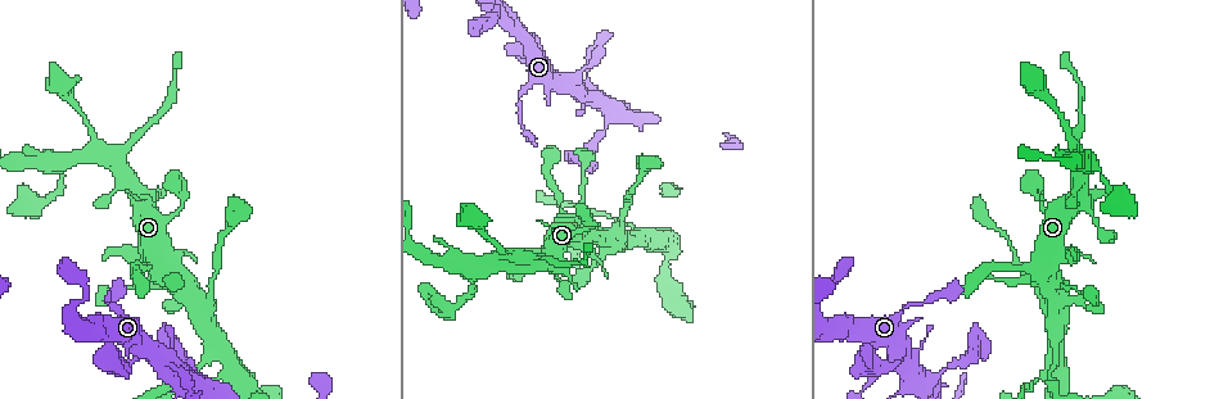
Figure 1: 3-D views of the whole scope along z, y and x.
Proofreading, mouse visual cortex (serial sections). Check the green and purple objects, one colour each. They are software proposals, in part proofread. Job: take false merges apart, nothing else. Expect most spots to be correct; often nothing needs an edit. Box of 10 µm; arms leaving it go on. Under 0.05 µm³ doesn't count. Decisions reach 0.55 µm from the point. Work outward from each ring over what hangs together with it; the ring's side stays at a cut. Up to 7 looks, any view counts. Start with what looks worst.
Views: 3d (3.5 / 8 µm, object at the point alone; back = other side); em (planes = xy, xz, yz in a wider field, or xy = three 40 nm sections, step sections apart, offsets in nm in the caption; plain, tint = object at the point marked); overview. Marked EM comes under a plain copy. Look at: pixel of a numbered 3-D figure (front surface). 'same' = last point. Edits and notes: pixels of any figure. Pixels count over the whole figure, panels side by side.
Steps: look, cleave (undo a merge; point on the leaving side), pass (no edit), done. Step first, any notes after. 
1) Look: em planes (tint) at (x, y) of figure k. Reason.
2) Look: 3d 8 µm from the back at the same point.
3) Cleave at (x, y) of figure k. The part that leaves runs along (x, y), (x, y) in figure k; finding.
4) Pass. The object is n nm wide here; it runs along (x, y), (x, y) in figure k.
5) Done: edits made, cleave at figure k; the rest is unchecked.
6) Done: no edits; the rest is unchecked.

Look: 3d 3.5 µm at (132, 143) of figure 1. Narrows sharply.

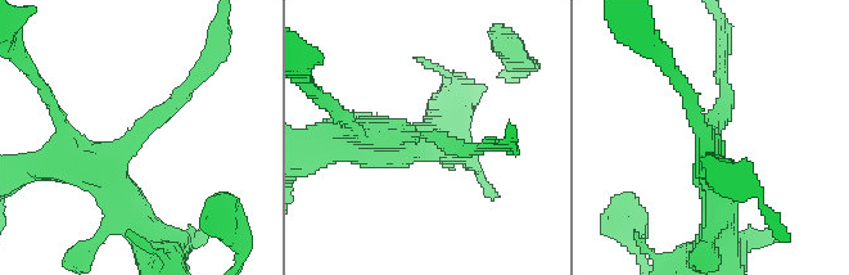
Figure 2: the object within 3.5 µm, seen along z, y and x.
Look: em xy step 1 (tint) at (424, 135) of figure 2. The arms are 200, 450 nm wide.

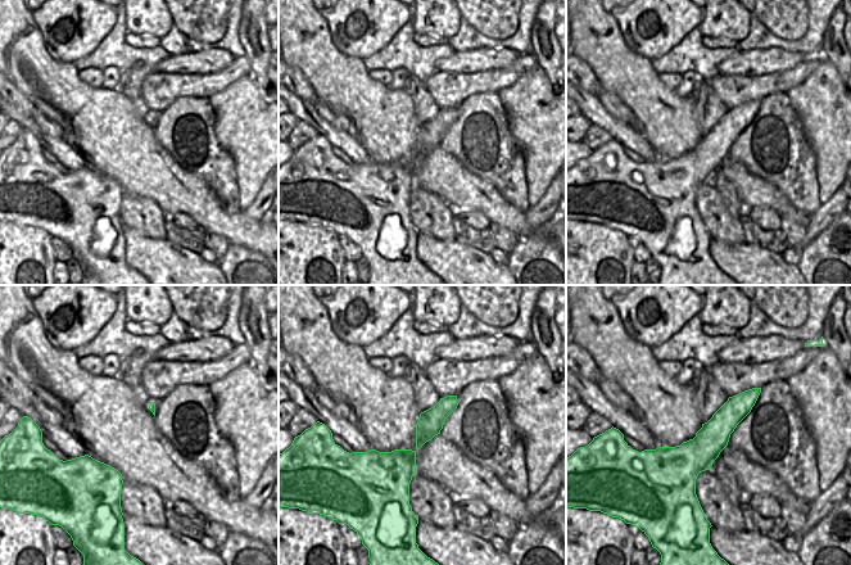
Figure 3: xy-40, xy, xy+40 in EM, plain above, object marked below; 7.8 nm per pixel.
Look: em xy step 5 (tint) at the same point.

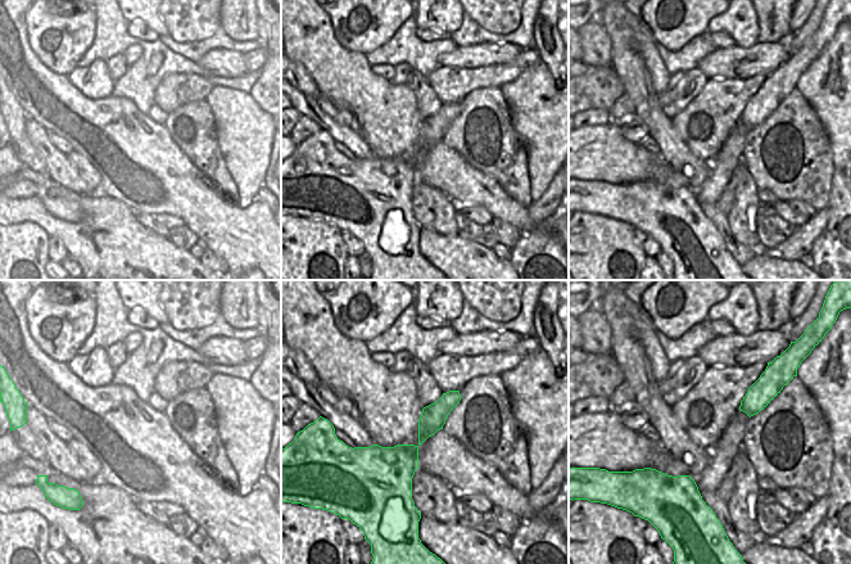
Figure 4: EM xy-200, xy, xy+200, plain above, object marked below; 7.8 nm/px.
Pass. It runs along (456, 393), (399, 463), (371, 464) in figure 4; all the same cell.

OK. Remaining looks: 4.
Look: 3d 3.5 µm at (1044, 273) of figure 1. Looks like a crossing.

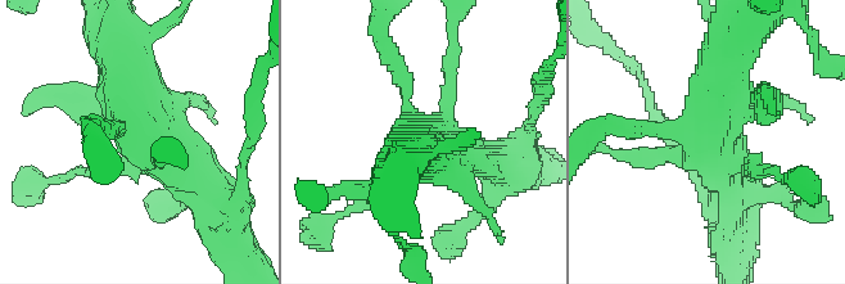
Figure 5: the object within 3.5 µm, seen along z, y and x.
Look: em xy step 2 (tint) at (706, 144) of figure 5.

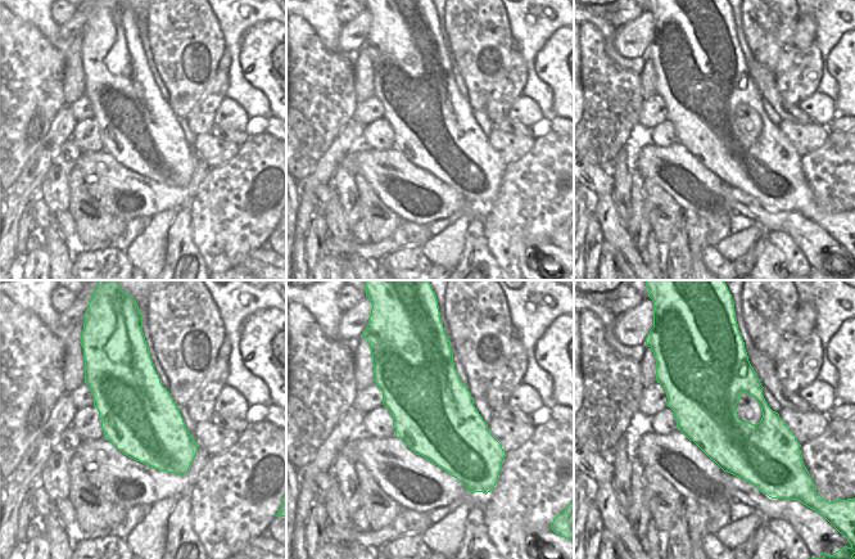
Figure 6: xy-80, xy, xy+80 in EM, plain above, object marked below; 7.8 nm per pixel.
Pass. It runs along (123, 68), (139, 143), (206, 194) in figure 5; all the same cell.

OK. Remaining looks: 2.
Look: 3d 3.5 µm at (217, 345) of figure 1. Three arms meet.

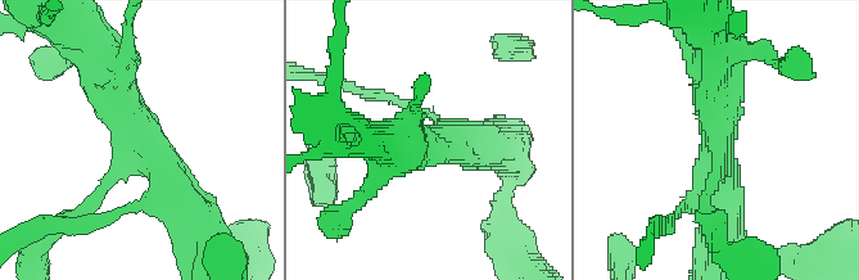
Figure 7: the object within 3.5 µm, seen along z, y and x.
Look: em xy step 5 (tint) at (137, 140) of figure 7. 3 arms meet here; the arms are 150, 400, 450 nm wide; need the tissue.

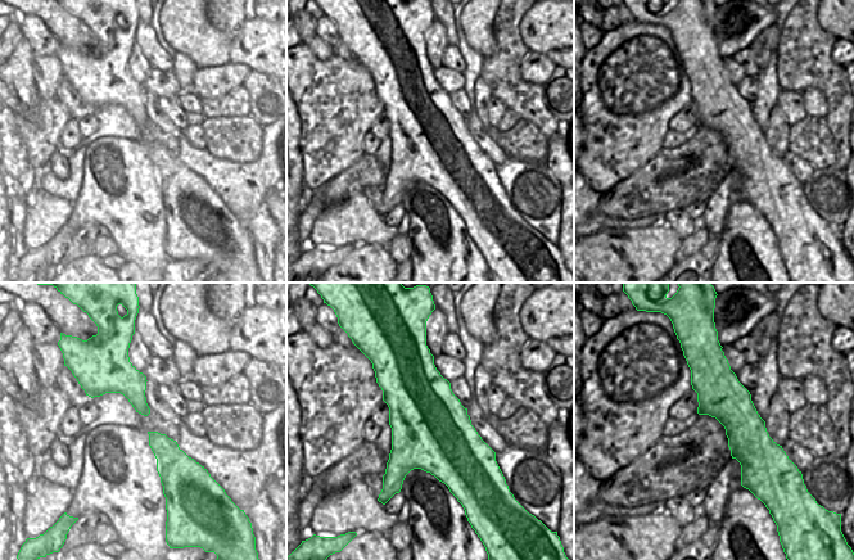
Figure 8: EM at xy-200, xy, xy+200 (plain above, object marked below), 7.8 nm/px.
Pass. It runs along (695, 369), (744, 425), (746, 482) in figure 8; all the same cell.

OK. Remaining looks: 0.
Done: no edits; the rest is unchecked.

